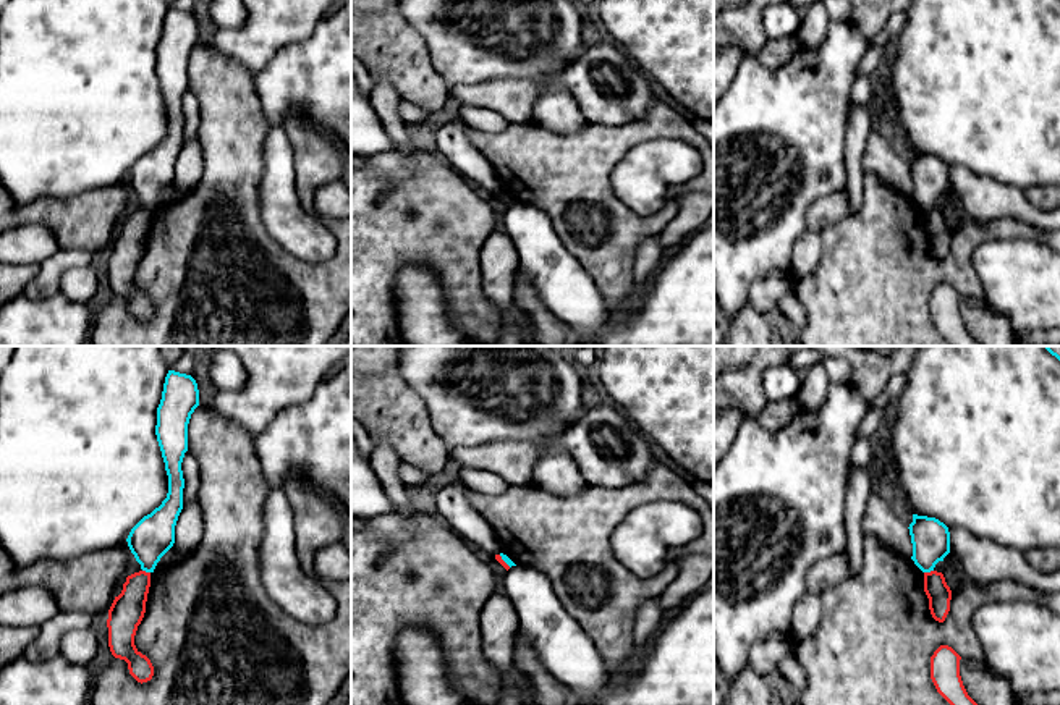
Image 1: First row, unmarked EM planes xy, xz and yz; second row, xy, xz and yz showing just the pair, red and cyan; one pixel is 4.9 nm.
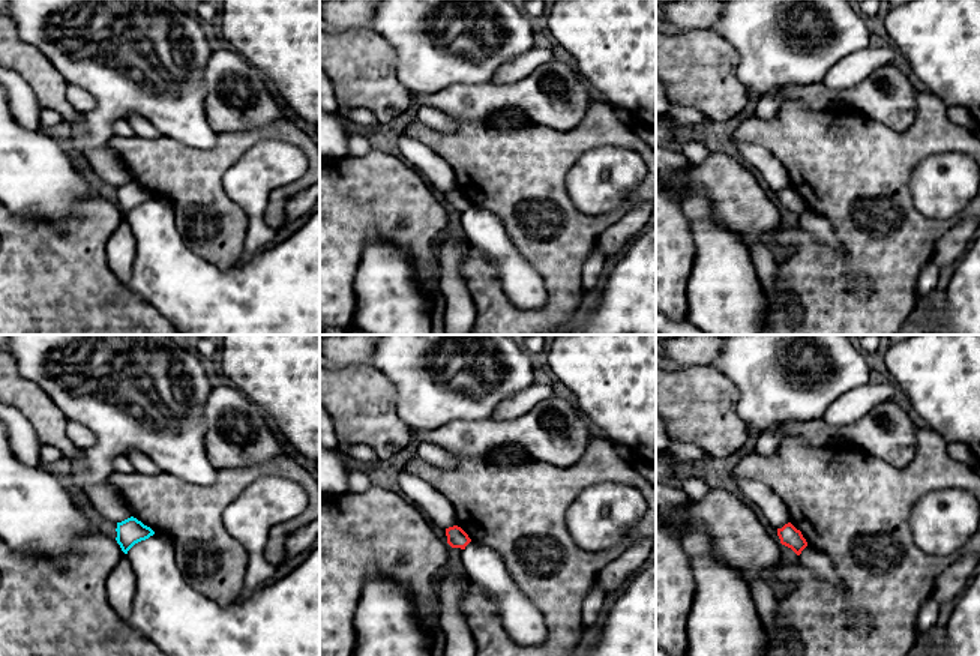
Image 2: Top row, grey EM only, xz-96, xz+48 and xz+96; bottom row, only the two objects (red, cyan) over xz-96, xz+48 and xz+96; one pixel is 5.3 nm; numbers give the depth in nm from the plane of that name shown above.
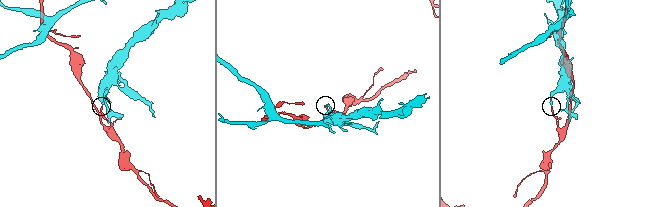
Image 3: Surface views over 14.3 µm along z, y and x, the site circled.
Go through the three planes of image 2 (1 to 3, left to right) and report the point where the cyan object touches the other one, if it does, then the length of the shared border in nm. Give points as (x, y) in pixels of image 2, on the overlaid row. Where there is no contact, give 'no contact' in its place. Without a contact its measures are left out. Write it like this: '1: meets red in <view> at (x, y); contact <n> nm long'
1: no contact
2: no contact
3: no contact

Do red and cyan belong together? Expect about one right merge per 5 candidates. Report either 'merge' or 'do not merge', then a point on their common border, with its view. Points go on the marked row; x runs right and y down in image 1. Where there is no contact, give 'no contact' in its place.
do not merge; meets red in yz at (928, 573)

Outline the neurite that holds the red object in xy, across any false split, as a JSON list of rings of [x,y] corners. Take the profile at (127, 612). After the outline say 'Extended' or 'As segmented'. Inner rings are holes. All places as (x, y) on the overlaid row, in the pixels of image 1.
[[[139,571],[126,577],[123,590],[115,597],[108,610],[108,647],[115,658],[128,663],[129,674],[138,682],[147,682],[154,676],[151,660],[134,645],[134,635],[146,613],[151,587],[151,572]]]. As segmented

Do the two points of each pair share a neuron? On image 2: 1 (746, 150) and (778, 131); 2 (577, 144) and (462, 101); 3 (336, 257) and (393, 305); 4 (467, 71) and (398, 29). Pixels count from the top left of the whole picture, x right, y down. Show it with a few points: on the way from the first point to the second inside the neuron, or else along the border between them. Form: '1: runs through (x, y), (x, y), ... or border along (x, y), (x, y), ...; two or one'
1: border along (737, 146), (760, 144), (782, 165); two
2: border along (453, 116), (468, 120), (490, 117); two
3: border along (369, 240), (353, 282), (356, 309); two
4: runs through (450, 59), (434, 53), (414, 35); one

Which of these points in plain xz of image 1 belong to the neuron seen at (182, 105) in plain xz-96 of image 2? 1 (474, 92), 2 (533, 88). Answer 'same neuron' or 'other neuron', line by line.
1: other neuron
2: other neuron

